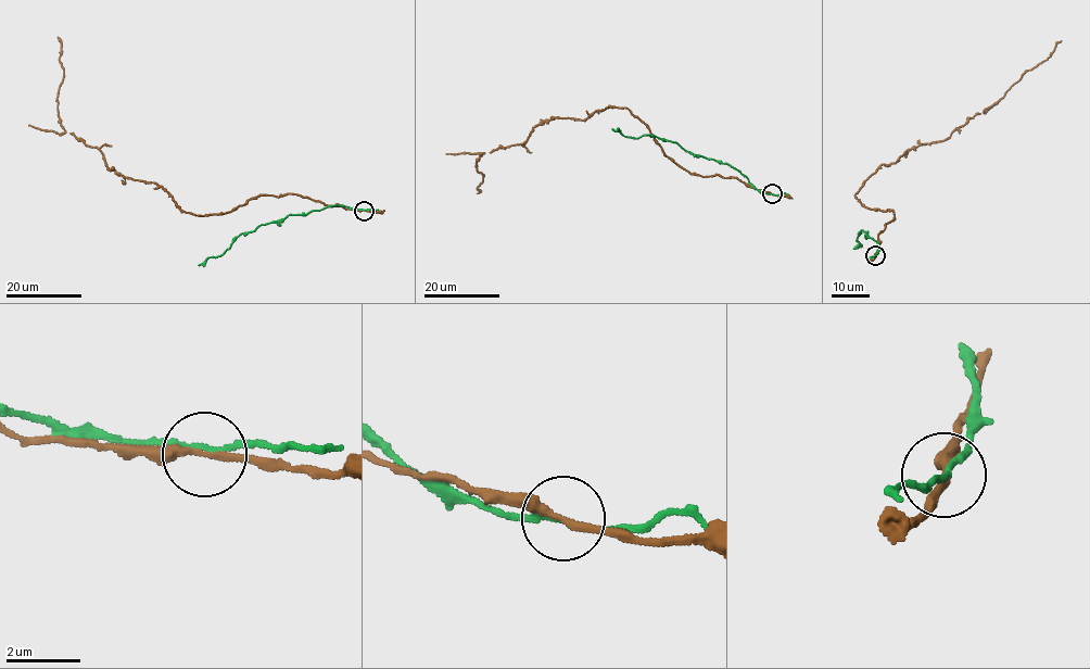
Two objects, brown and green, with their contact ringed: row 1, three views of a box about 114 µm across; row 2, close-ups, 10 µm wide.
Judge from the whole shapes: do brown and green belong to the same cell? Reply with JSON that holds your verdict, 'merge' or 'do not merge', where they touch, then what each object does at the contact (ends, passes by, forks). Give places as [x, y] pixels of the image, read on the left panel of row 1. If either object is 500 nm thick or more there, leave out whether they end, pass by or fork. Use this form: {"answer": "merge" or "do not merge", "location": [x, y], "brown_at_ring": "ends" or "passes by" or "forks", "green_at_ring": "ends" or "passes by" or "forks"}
{"answer": "merge", "location": [364, 211], "brown_at_ring": "passes by", "green_at_ring": "passes by"}

